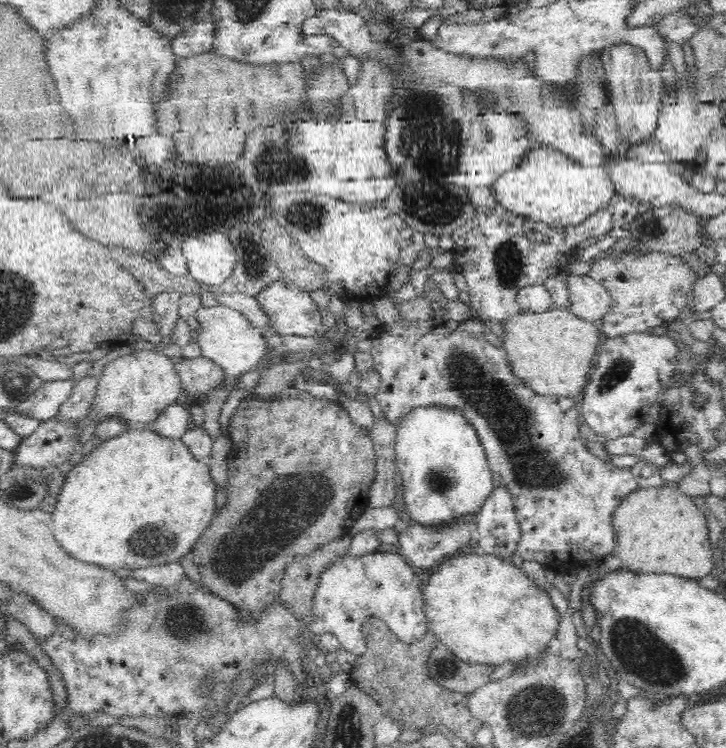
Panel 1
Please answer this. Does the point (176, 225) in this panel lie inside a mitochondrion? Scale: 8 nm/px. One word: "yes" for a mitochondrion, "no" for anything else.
no

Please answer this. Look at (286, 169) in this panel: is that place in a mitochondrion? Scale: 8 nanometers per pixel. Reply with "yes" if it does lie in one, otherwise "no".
yes

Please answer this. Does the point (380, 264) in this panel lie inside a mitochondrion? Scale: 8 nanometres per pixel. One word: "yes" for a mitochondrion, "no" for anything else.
no

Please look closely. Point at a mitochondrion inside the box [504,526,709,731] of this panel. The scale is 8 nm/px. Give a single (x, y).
(638, 651)

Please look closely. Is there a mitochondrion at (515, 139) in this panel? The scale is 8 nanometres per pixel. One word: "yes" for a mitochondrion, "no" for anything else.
no

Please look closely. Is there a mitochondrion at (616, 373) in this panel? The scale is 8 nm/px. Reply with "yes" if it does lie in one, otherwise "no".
yes

